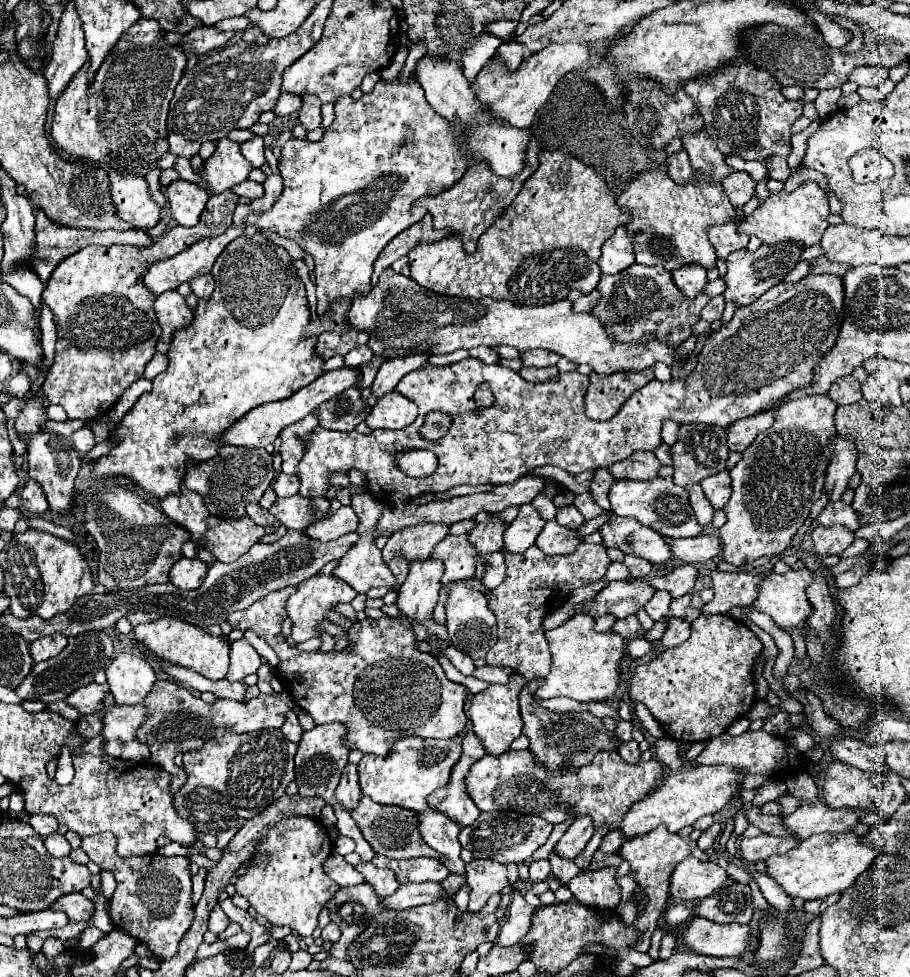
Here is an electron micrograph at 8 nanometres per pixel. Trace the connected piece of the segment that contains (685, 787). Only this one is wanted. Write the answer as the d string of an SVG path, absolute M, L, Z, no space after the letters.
M698 766L698 768L682 768L678 772L670 772L664 782L646 798L628 810L622 824L618 826L626 838L640 836L644 832L650 832L658 826L666 826L668 832L678 832L684 826L694 824L700 816L716 814L720 812L734 794L742 790L742 778L746 776L746 770L734 768L734 766Z

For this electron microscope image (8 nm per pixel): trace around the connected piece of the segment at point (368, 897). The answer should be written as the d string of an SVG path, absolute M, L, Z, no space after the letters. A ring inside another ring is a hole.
M362 884L362 886L352 886L352 888L340 888L334 898L328 900L328 908L330 908L330 918L332 922L336 922L342 930L340 940L332 946L330 954L336 958L348 958L346 956L346 948L356 940L356 936L360 936L368 924L374 920L376 914L388 910L382 904L382 896L378 896L374 892L374 888L370 888L370 884ZM344 904L352 904L352 916L342 918L340 916L340 908Z

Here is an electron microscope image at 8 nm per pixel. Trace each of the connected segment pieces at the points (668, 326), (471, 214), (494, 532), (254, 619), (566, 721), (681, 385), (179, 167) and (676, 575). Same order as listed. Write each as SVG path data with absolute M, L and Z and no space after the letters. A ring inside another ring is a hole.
M632 264L618 274L602 274L596 290L602 296L592 308L592 314L604 322L602 326L608 336L622 344L636 344L644 336L654 336L658 342L664 340L662 344L678 346L692 336L692 328L700 320L700 310L710 300L706 294L698 294L696 300L686 300L668 270L642 264Z
M534 136L532 148L528 148L528 164L530 164L528 172L520 172L520 176L500 178L500 176L492 174L488 168L484 168L484 164L478 164L478 168L468 170L452 188L440 192L436 196L424 196L424 198L416 200L414 204L424 206L428 210L428 214L432 214L432 226L436 230L444 230L444 228L454 230L452 234L456 234L462 240L464 252L474 254L478 238L494 224L494 220L498 220L508 210L508 206L512 204L516 194L520 192L524 180L538 168L538 152L540 150L542 150L540 140ZM486 222L488 222L488 226L486 226Z
M492 516L492 520L488 524L480 524L468 532L468 542L478 550L478 554L476 554L476 578L478 580L482 580L482 576L486 572L486 556L502 550L502 546L504 546L504 542L502 542L504 528L506 528L506 524L502 520L498 520L496 516Z
M286 586L284 590L272 592L260 600L256 600L250 608L240 610L240 630L252 630L256 636L268 642L268 646L278 654L282 660L280 664L280 678L284 680L286 688L290 690L296 704L306 710L316 724L328 724L328 722L342 722L346 726L344 746L350 750L360 750L364 754L372 752L376 756L386 756L392 750L392 744L400 738L418 736L418 738L454 738L464 732L464 726L468 722L464 714L464 698L468 690L462 684L450 682L440 662L426 652L420 652L416 648L414 632L406 626L402 626L396 618L384 616L380 620L364 618L356 622L350 630L350 642L354 644L352 652L300 652L298 648L290 646L288 640L282 634L282 622L286 618L284 604L290 598L290 594L296 588Z
M544 678L528 682L519 696L520 714L524 720L524 734L530 738L530 750L536 760L550 770L562 768L560 764L588 764L600 748L616 750L616 740L602 728L600 718L588 712L556 713L542 708L534 699L537 688L544 684Z
M832 274L806 276L794 284L780 282L772 286L756 302L748 304L746 308L736 308L734 318L706 340L698 356L696 368L686 378L678 378L678 380L672 378L668 382L660 382L660 380L648 382L628 398L628 402L618 410L616 416L612 416L606 422L594 422L586 418L582 398L584 398L584 392L587 392L590 380L580 372L560 374L556 380L550 380L548 384L528 384L510 368L504 368L500 364L488 366L470 356L448 366L426 364L420 370L406 374L396 386L396 392L402 392L404 396L408 396L418 404L416 422L412 422L404 430L372 430L370 434L360 434L356 430L334 432L334 430L316 428L314 436L310 436L306 444L304 458L298 464L298 478L300 478L298 494L322 498L330 488L332 474L334 472L348 474L350 470L360 470L366 476L366 486L370 488L370 494L374 494L382 502L404 502L420 494L438 494L458 484L506 486L506 484L514 484L522 476L534 474L534 470L542 466L558 466L568 474L576 476L586 470L610 468L612 464L626 460L638 450L654 452L662 444L660 432L662 432L664 420L674 420L678 424L710 424L710 426L728 428L736 420L754 416L766 410L768 406L772 406L774 402L784 400L788 394L812 384L816 364L822 360L822 356L826 356L834 348L838 340L838 332L842 324L842 298L844 298L842 278ZM480 382L490 384L496 402L492 408L486 408L482 414L476 414L472 394ZM428 410L440 410L452 420L448 434L442 440L432 442L420 434L420 428L424 424ZM402 448L432 450L438 456L436 472L426 478L410 478L404 472L400 472L394 466L392 454Z
M178 157L173 168L180 174L181 179L194 182L200 187L206 188L206 182L193 171L189 159Z
M680 564L670 574L656 578L652 586L670 592L672 598L680 598L694 588L696 578L698 578L698 570L694 564Z

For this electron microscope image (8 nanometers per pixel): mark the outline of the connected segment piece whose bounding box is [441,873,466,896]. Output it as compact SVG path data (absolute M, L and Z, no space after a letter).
M450 873L448 877L441 882L443 887L449 887L449 894L453 894L453 896L459 890L459 888L465 883L465 876L458 876L457 874L452 873Z

